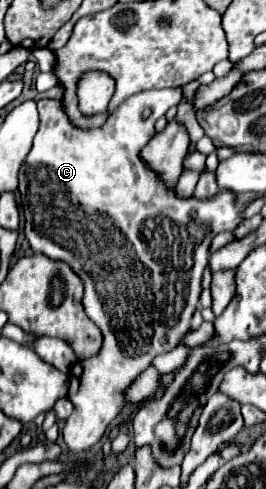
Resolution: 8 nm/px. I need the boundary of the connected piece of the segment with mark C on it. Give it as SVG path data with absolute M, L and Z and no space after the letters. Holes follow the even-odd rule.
M165 88L152 90L152 92L138 92L132 98L124 100L124 104L120 104L120 108L108 112L108 118L106 118L104 126L100 126L100 128L76 128L62 111L60 103L50 99L37 102L37 109L40 113L40 127L38 128L38 132L36 132L36 136L34 136L34 146L32 146L32 150L28 154L28 160L20 168L20 186L18 186L20 196L22 196L24 216L26 216L26 230L24 232L26 232L26 238L28 238L28 242L30 242L30 246L32 246L34 252L46 254L48 258L54 258L54 260L68 262L72 266L72 270L82 278L82 282L84 282L84 310L86 310L88 318L96 326L100 326L100 330L104 334L104 344L102 344L102 350L100 350L98 358L80 360L82 374L78 378L78 392L68 392L68 398L74 404L74 412L66 418L64 428L62 428L62 436L64 436L64 442L66 442L66 446L68 446L70 452L84 452L84 450L90 450L92 446L96 446L100 442L100 438L104 436L106 426L128 404L126 402L126 390L140 376L140 372L144 372L146 368L150 368L152 366L152 360L158 354L166 354L166 352L174 350L182 342L182 338L188 334L190 320L192 320L192 314L194 314L194 310L198 306L198 298L200 298L200 292L202 292L200 282L202 282L202 272L208 266L210 242L212 242L212 238L216 234L238 228L244 222L244 218L240 214L250 206L250 202L240 204L236 200L236 194L234 192L224 192L224 190L220 190L212 200L196 200L196 196L182 198L182 196L176 194L174 188L164 188L164 184L160 184L160 180L156 180L156 176L152 176L152 172L148 172L148 168L144 168L144 160L140 160L140 148L144 148L144 144L148 144L148 140L154 138L154 134L156 134L156 128L154 128L156 120L160 116L164 116L170 106L176 106L180 102L180 98L182 98L181 88ZM160 220L164 220L164 242L146 240L146 230L150 226L156 228L156 224L152 224L152 222L160 222Z

